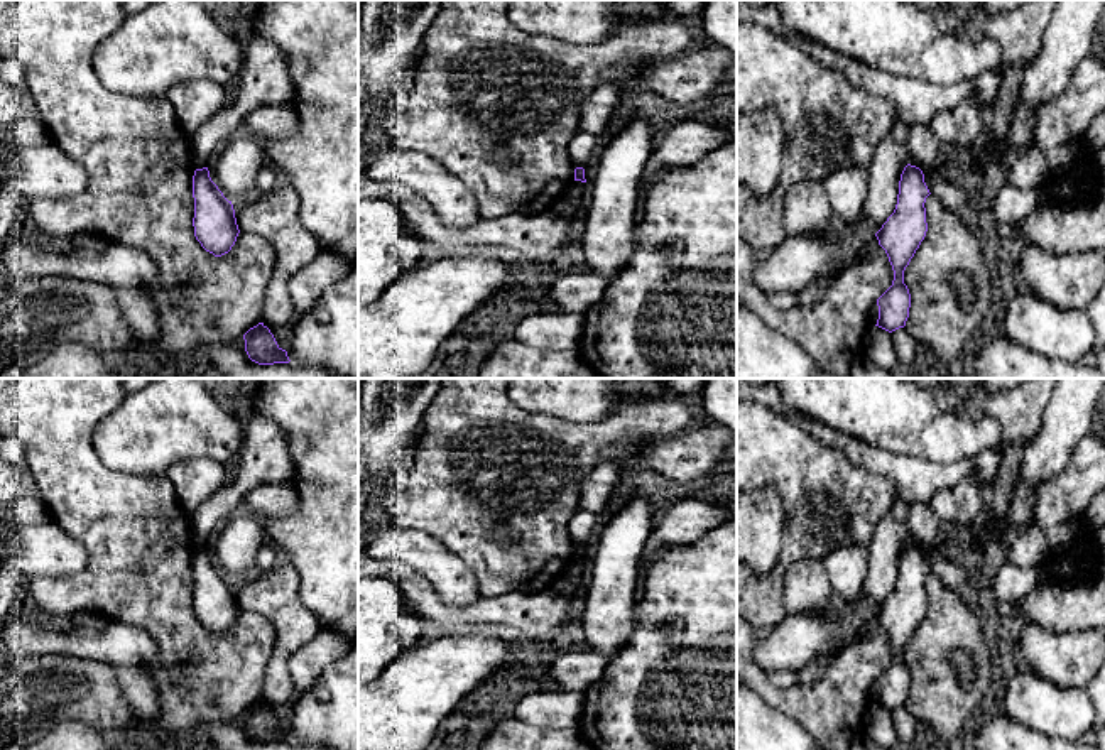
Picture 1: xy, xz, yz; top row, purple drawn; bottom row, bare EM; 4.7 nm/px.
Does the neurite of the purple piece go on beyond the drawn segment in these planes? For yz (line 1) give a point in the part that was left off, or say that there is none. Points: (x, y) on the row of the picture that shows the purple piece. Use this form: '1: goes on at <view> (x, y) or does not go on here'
1: does not go on here

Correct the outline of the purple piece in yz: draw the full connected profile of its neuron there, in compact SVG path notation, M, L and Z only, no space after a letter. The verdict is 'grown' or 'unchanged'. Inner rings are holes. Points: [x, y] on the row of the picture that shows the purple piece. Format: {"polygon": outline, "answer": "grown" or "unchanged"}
{"polygon": "M907 164L901 174L894 213L875 233L894 270L892 285L877 299L879 328L892 333L906 326L911 294L904 284L904 270L926 236L926 198L929 189L919 167Z", "answer": "unchanged"}

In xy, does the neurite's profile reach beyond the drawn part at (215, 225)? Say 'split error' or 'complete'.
complete

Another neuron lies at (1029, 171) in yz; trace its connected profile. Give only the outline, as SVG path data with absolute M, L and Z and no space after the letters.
M1037 152L1021 155L1005 172L1007 184L1019 189L1037 189L1049 176L1049 166Z

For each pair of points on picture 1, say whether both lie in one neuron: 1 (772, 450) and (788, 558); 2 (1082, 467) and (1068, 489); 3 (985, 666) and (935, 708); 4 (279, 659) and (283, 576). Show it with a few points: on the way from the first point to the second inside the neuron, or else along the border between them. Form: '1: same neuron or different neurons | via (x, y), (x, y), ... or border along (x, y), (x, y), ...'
1: same neuron | via (800, 477), (800, 531)
2: same neuron | via (1082, 472), (1073, 483)
3: same neuron | via (982, 681), (962, 701), (950, 703)
4: same neuron | via (284, 639), (283, 597)

